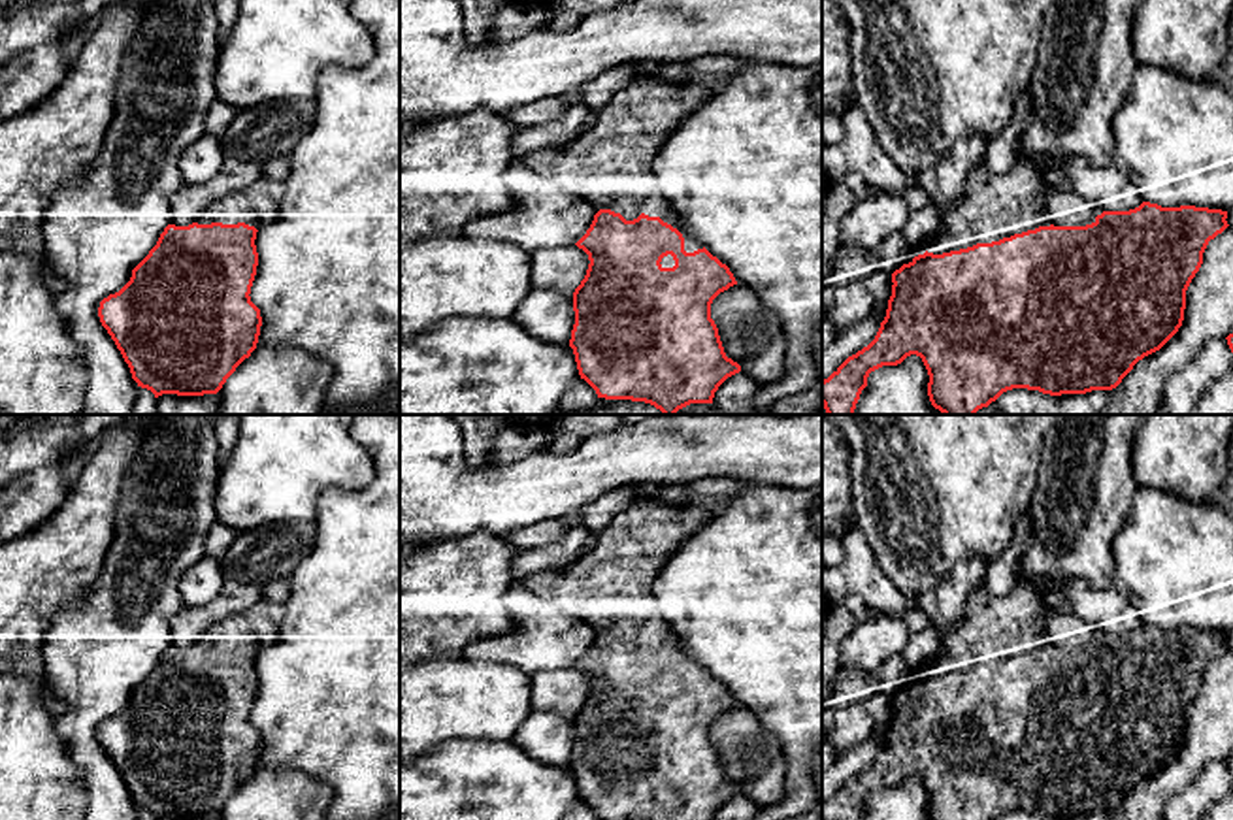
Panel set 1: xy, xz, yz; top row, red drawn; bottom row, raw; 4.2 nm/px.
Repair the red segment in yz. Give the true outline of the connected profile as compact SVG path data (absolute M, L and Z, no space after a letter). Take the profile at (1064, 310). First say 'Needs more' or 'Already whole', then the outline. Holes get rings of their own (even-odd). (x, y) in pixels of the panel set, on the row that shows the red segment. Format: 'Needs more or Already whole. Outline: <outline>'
Already whole. Outline: M1143 202L1139 207L1129 211L1103 211L1092 224L1086 226L1050 224L1014 234L999 241L977 243L973 247L943 254L926 251L892 273L892 296L888 300L886 317L880 322L875 339L856 354L848 356L828 379L822 381L822 405L828 415L854 415L860 394L867 386L869 373L882 366L897 366L911 354L922 358L929 375L929 402L943 415L975 415L978 409L988 407L1003 392L1012 388L1039 390L1050 396L1112 390L1139 360L1159 351L1182 326L1186 290L1203 264L1203 253L1208 241L1229 226L1225 219L1227 211L1222 209L1195 205L1161 207L1158 204Z

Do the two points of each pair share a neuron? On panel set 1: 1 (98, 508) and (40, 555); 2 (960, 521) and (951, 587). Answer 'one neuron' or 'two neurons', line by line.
1: one neuron
2: two neurons

